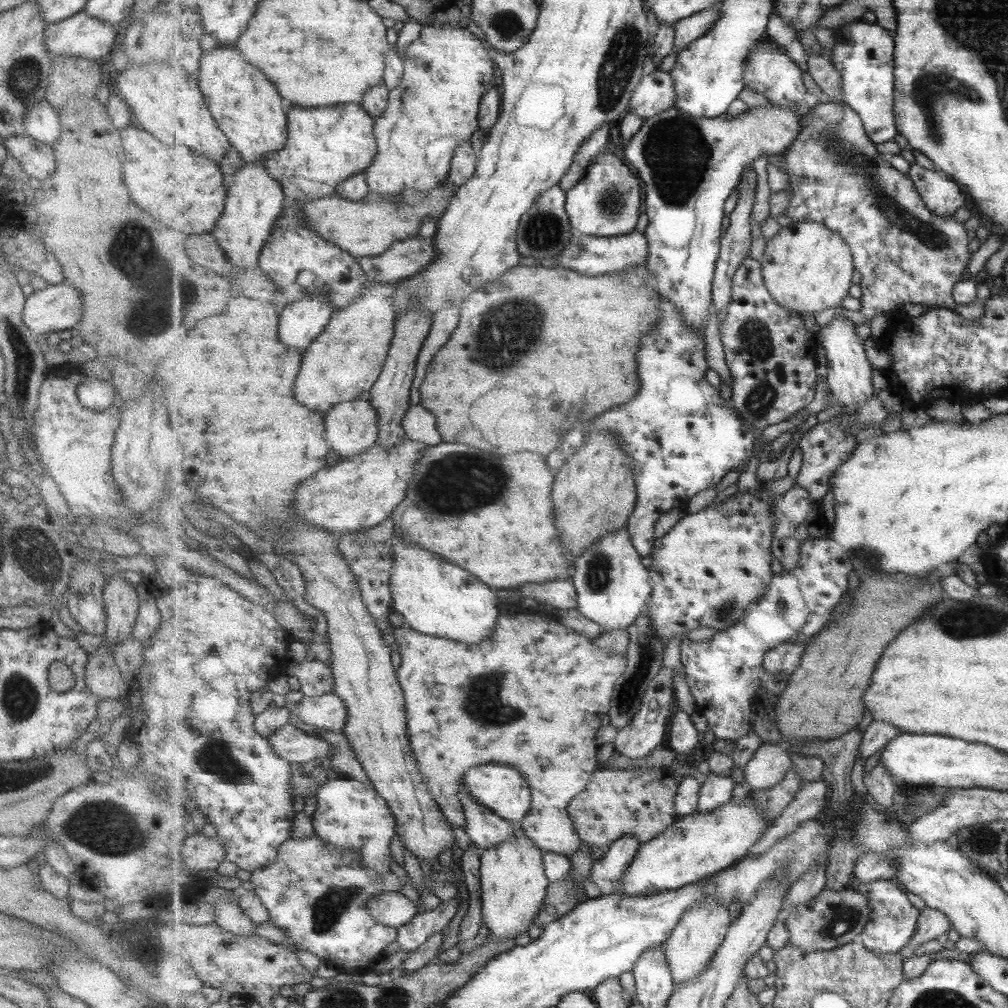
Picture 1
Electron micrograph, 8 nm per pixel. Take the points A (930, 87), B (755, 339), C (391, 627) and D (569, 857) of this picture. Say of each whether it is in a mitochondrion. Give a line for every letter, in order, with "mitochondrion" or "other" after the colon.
A: mitochondrion
B: mitochondrion
C: other
D: other

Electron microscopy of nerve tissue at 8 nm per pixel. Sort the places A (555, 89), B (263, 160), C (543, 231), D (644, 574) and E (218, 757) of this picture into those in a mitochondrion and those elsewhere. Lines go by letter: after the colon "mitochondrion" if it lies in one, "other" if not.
A: other
B: other
C: mitochondrion
D: other
E: mitochondrion

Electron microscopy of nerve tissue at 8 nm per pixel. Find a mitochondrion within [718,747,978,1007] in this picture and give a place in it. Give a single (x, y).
(843, 918)

